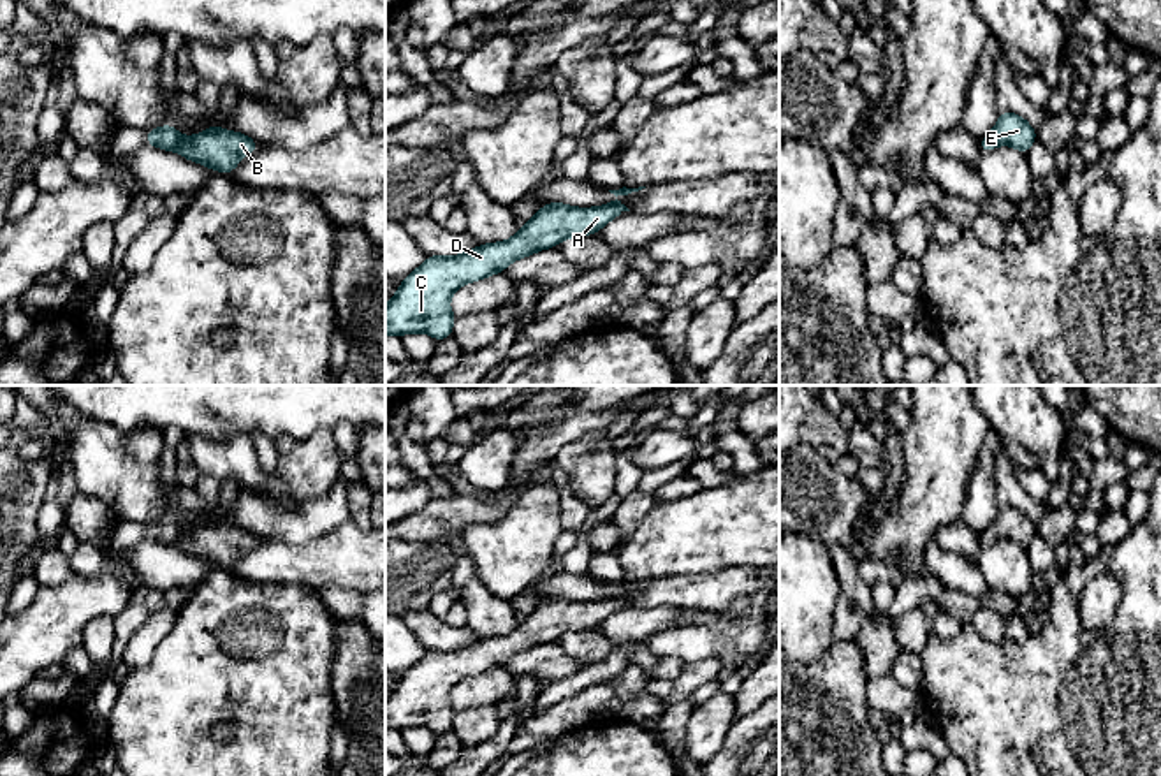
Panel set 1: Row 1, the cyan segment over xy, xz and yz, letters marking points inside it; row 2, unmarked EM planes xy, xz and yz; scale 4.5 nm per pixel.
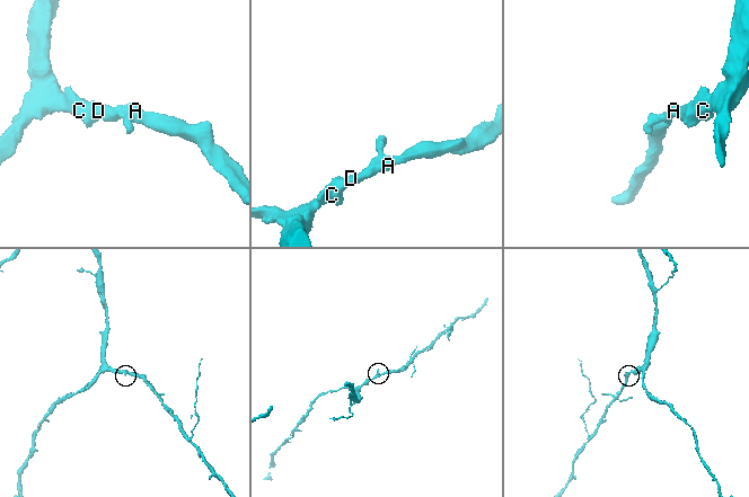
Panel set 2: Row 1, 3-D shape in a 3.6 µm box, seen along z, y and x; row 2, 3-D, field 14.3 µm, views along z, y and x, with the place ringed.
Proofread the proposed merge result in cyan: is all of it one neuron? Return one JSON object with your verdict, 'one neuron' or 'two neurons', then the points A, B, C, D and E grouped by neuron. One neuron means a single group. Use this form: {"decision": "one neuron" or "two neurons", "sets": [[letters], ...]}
{"decision": "one neuron", "sets": [["A", "B", "C", "D", "E"]]}

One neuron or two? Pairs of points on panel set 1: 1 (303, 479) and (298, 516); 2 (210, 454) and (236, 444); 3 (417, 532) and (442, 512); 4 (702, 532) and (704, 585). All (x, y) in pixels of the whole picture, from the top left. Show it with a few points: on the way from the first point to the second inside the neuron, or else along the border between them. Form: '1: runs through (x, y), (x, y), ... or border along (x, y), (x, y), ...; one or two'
1: border along (275, 472), (299, 500), (315, 498), (336, 483); two
2: runs through (217, 454), (229, 451); one
3: runs through (423, 527), (437, 516); one
4: border along (744, 565), (664, 578); two

